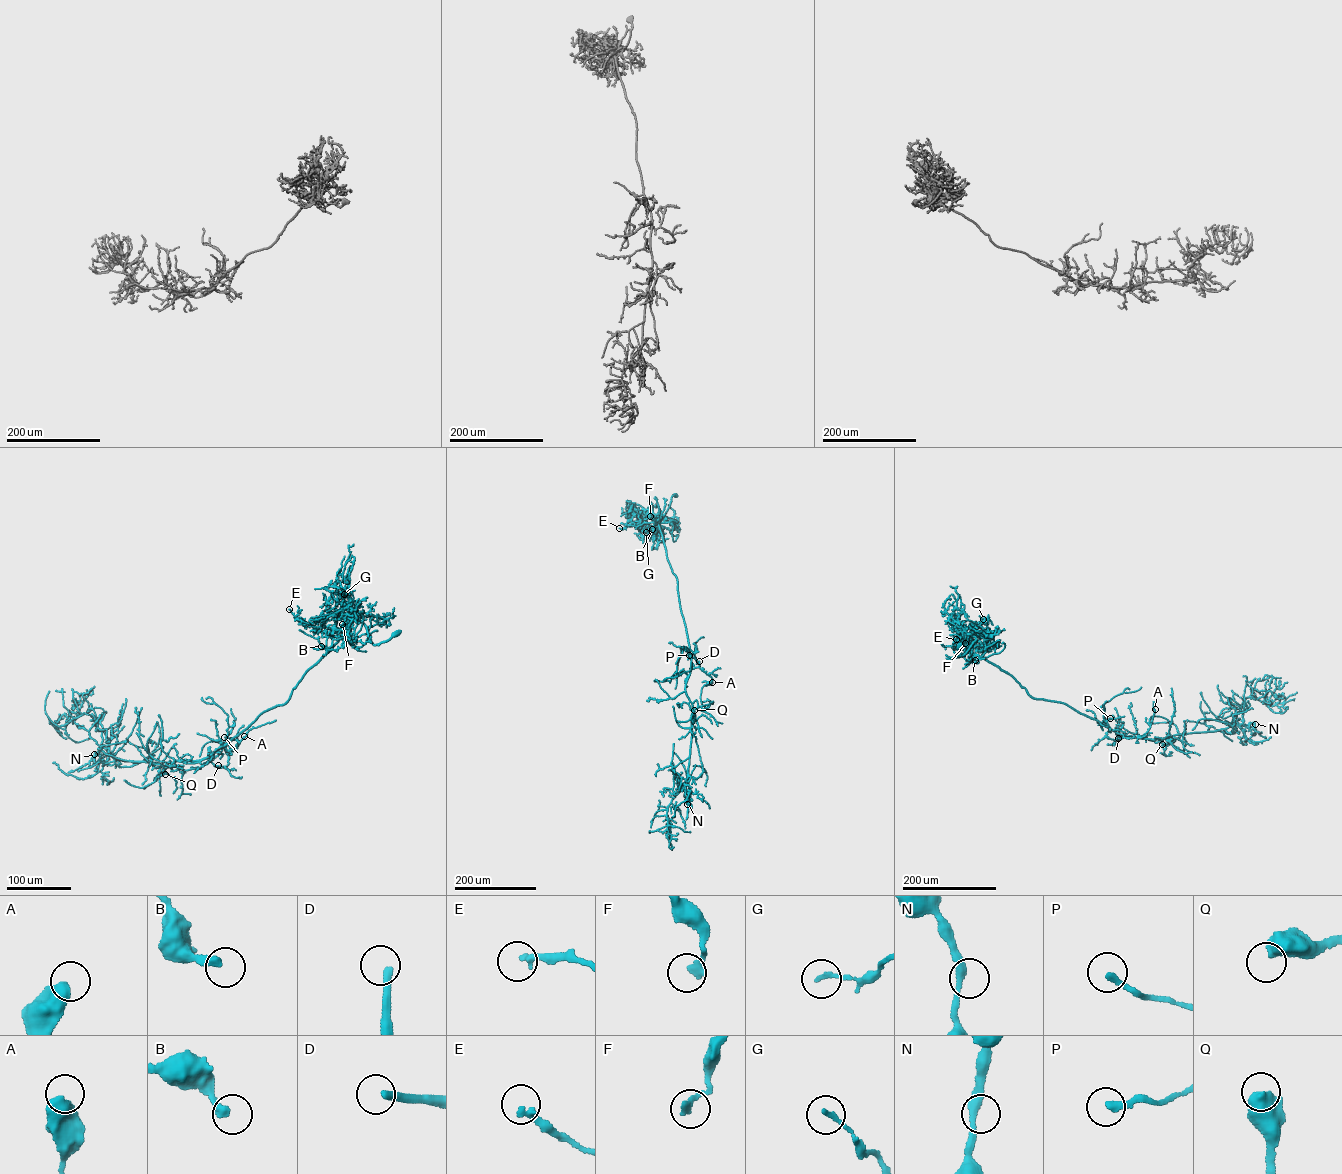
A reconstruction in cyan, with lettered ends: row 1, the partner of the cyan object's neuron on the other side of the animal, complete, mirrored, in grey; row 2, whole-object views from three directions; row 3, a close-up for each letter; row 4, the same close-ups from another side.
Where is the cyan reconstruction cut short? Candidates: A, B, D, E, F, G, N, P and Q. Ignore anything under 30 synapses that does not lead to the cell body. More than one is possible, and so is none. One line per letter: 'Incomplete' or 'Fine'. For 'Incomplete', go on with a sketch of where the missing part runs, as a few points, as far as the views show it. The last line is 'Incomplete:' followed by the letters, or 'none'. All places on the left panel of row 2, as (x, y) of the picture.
A: Fine
B: Fine
D: Incomplete. Course of what is missing: (218, 765), (231, 760), (244, 772), (251, 769)
E: Fine
F: Incomplete
G: Fine
N: Fine
P: Fine
Q: Fine
Incomplete: D, F

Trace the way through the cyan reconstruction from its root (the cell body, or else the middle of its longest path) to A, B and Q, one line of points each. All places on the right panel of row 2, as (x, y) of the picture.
A: (959, 646), (963, 656), (975, 637), (968, 651), (1031, 696), (1125, 737), (1147, 732), (1155, 709)
B: (959, 646), (957, 653), (963, 656), (975, 637), (969, 635), (967, 649), (973, 653), (970, 662), (975, 660)
Q: (959, 646), (963, 656), (973, 636), (968, 651), (1033, 698), (1124, 736), (1174, 738), (1162, 744)

